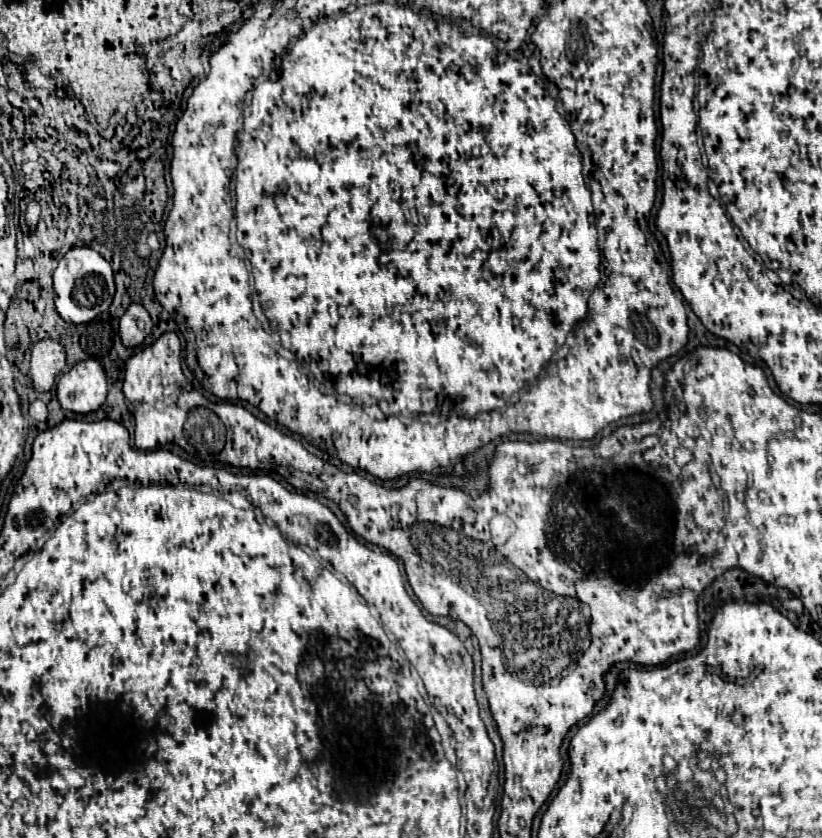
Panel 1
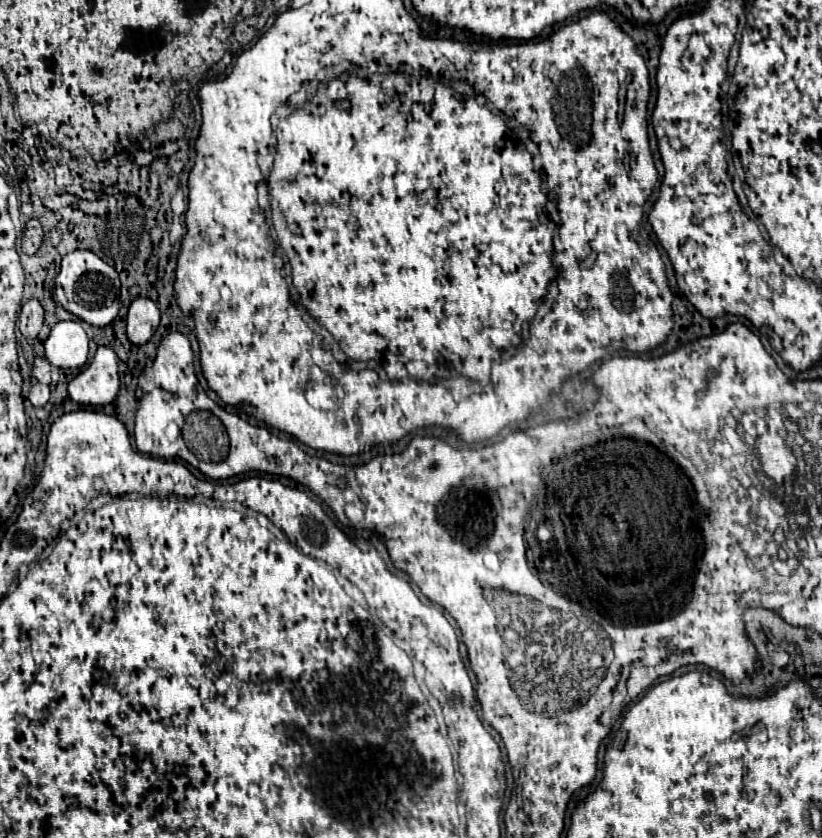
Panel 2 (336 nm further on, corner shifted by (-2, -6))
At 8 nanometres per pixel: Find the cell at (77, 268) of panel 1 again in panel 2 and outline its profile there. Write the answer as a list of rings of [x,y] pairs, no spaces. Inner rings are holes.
[[[75,250],[61,262],[61,270],[55,278],[55,298],[67,312],[77,316],[79,320],[85,320],[93,326],[107,326],[117,318],[121,308],[119,276],[115,268],[111,268],[91,250]]]

